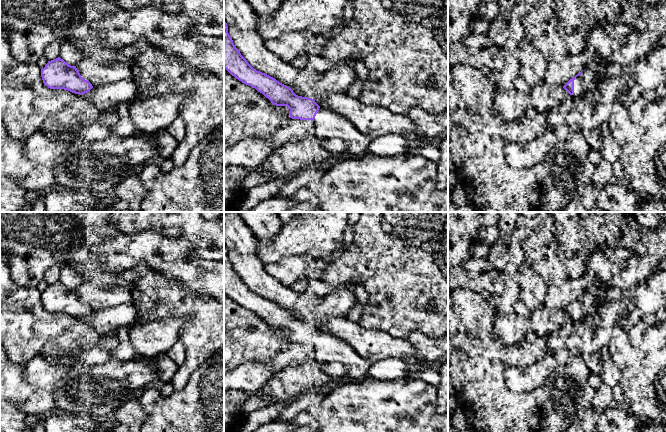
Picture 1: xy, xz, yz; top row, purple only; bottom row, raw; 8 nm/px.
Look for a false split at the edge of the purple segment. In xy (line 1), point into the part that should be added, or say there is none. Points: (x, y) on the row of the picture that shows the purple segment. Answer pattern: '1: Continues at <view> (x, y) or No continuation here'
1: No continuation here

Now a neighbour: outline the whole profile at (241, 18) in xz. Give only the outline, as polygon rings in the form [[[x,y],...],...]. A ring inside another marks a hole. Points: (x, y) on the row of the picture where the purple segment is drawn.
[[[224,0],[228,33],[247,62],[257,71],[290,87],[296,95],[315,99],[315,86],[321,80],[319,73],[295,68],[268,50],[257,32],[257,20],[258,15],[246,0]]]

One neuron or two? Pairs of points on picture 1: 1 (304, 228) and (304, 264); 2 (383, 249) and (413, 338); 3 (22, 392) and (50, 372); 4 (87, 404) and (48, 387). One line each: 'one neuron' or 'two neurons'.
1: two neurons
2: two neurons
3: two neurons
4: two neurons

